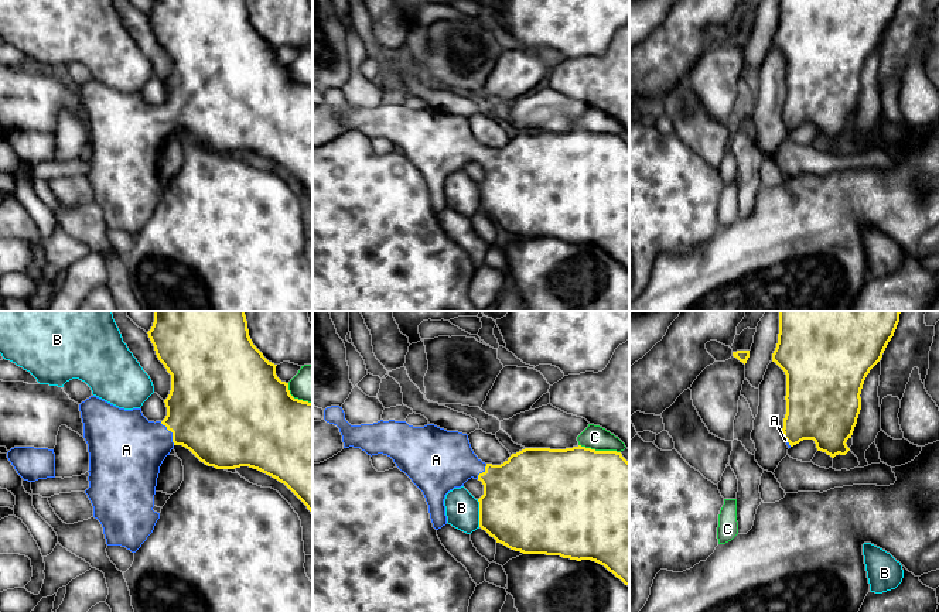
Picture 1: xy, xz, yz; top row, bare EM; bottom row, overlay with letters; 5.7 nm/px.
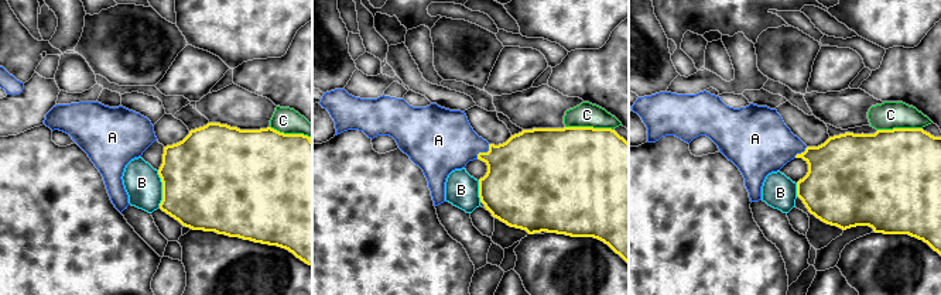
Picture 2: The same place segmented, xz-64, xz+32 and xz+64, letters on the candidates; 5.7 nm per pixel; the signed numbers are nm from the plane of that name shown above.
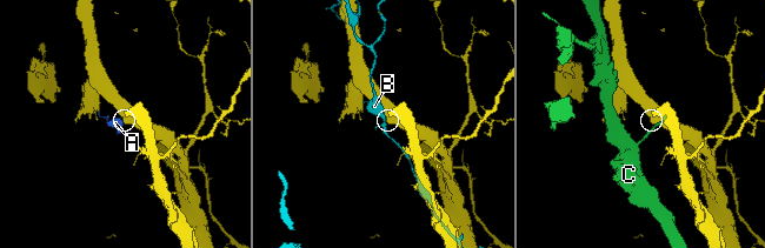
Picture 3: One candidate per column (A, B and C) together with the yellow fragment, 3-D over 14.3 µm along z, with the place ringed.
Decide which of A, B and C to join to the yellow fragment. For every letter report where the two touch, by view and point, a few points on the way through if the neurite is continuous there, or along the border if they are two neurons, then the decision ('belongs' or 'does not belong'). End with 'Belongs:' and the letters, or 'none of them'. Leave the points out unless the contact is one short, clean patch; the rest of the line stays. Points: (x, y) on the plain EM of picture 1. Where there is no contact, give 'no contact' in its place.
A: meets yellow in xy at (171, 115); runs through xy (210, 93), (200, 103), (171, 115), (154, 125), (132, 132); belongs
B: meets yellow in xz at (480, 197); does not belong
C: meets yellow in xz at (600, 134); does not belong
Belongs: A

